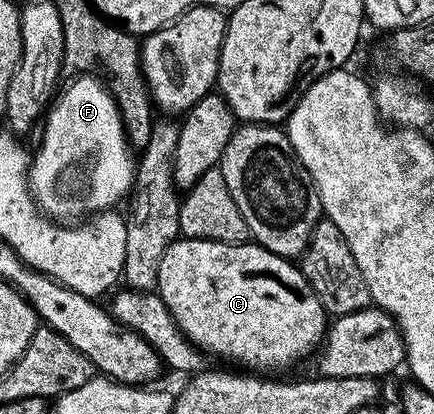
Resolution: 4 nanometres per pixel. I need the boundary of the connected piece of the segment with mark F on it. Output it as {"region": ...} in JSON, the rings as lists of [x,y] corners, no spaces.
{"region":[[[75,77],[65,87],[58,92],[57,98],[46,112],[42,124],[43,140],[39,143],[39,152],[35,151],[31,160],[30,189],[31,196],[43,215],[55,221],[79,221],[84,217],[110,211],[117,205],[114,203],[122,204],[128,198],[131,185],[135,182],[137,159],[127,131],[123,128],[119,106],[106,86],[95,77]]]}

